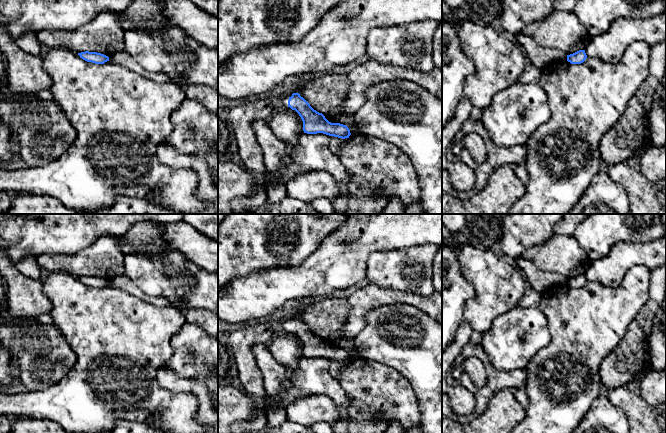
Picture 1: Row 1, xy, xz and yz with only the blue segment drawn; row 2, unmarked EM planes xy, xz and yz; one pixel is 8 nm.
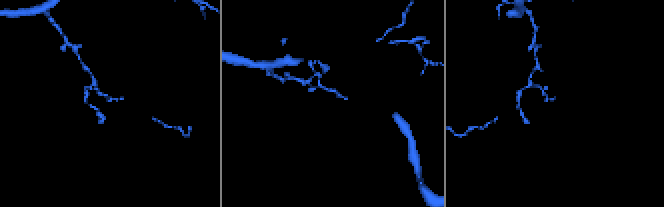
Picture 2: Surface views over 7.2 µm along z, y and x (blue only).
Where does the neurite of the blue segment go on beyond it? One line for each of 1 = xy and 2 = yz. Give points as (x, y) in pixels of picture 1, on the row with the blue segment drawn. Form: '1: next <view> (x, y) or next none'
1: next none
2: next none

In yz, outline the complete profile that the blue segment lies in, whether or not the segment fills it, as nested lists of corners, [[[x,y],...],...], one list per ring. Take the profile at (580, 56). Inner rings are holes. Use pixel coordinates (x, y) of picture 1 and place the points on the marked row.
[[[579,50],[573,54],[567,55],[567,61],[571,64],[581,64],[587,58],[585,50]]]

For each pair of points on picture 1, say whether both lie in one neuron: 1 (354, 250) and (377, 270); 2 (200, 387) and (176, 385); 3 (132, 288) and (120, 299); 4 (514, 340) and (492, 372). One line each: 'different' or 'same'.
1: different
2: same
3: different
4: different

